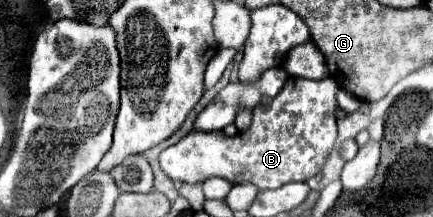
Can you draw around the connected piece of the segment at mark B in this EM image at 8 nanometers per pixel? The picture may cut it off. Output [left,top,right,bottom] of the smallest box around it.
[160,78,338,190]

